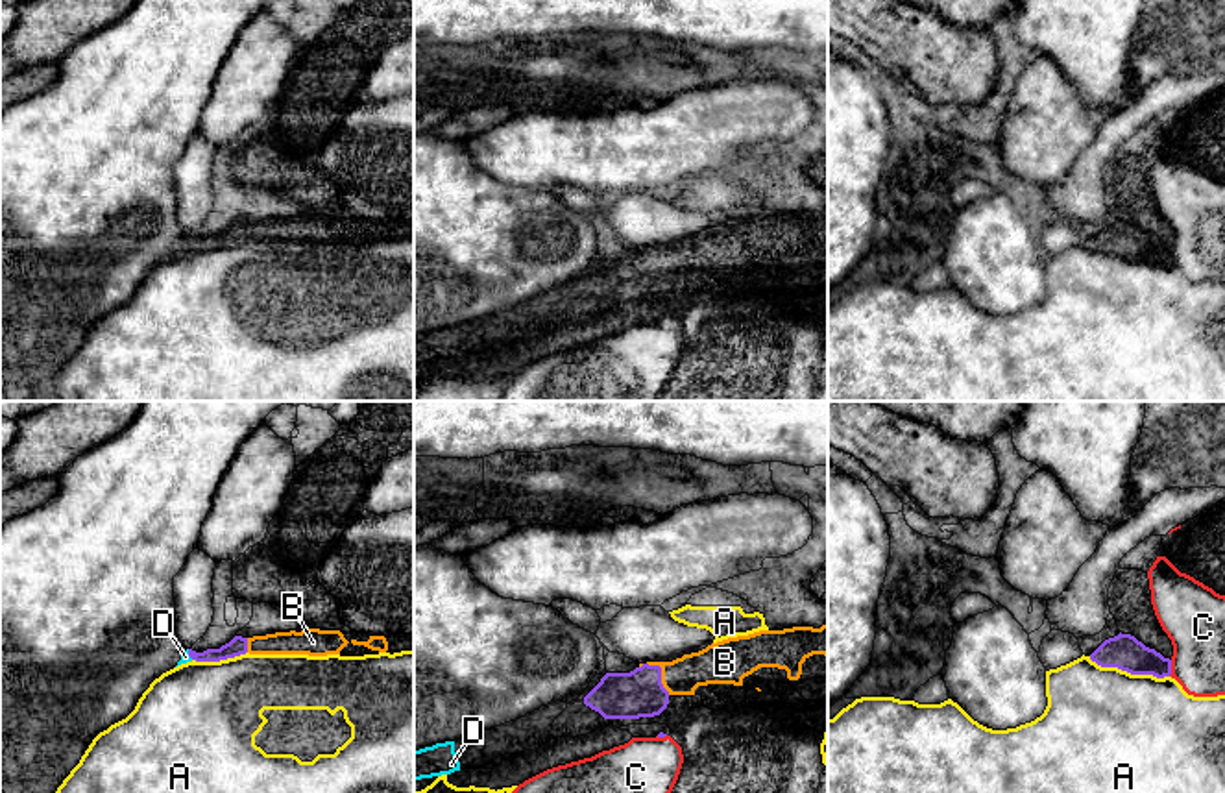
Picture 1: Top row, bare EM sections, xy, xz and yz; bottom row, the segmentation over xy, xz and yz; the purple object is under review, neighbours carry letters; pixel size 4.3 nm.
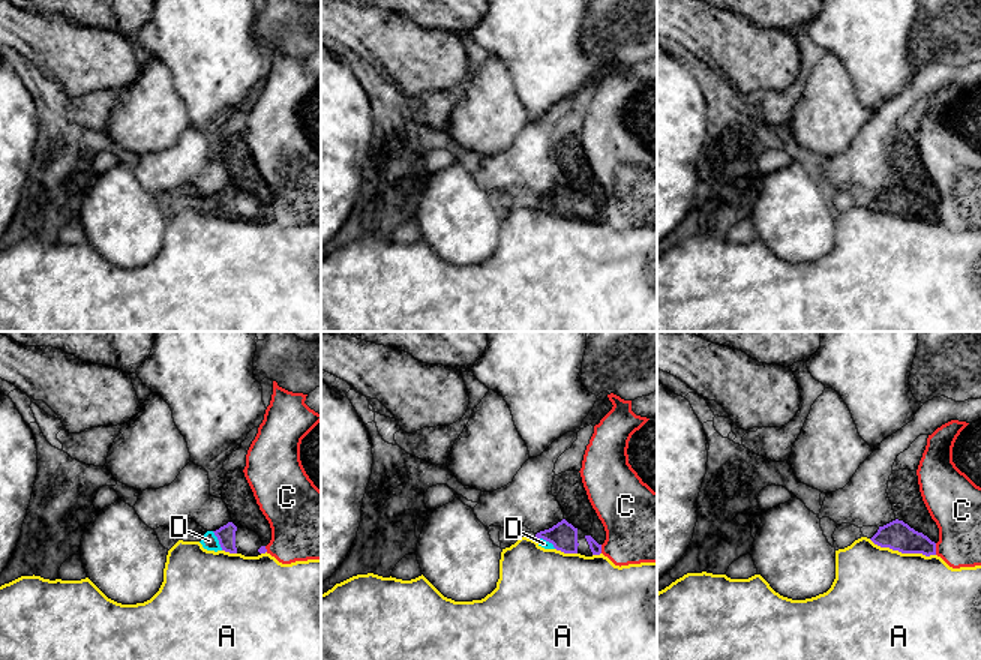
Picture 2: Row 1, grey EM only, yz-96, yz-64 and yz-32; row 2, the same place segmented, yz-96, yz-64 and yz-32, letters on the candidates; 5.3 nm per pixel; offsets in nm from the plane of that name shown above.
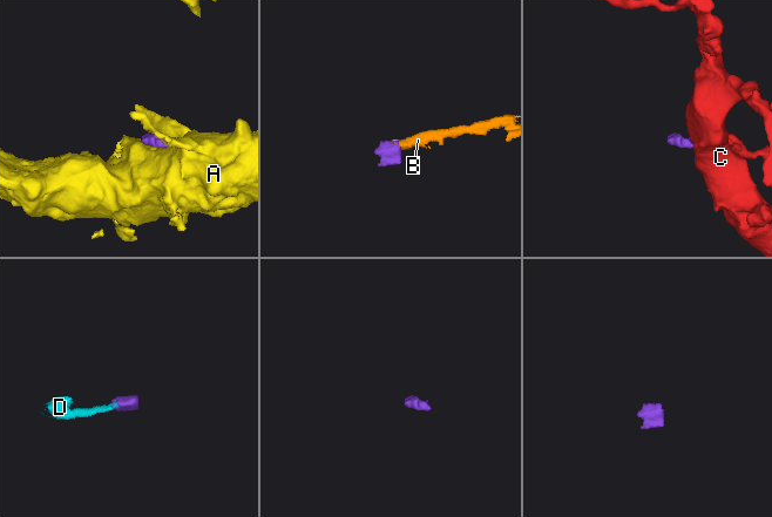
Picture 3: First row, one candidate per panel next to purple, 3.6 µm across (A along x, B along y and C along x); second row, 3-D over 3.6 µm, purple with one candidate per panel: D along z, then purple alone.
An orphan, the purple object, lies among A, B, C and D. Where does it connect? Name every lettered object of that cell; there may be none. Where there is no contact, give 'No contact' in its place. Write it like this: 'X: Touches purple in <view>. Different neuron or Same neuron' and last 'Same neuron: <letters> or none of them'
A: Touches purple in yz. Different neuron
B: Touches purple in xz. Same neuron
C: Touches purple in yz. Different neuron
D: Touches purple in xy. Same neuron
Same neuron: B, D

